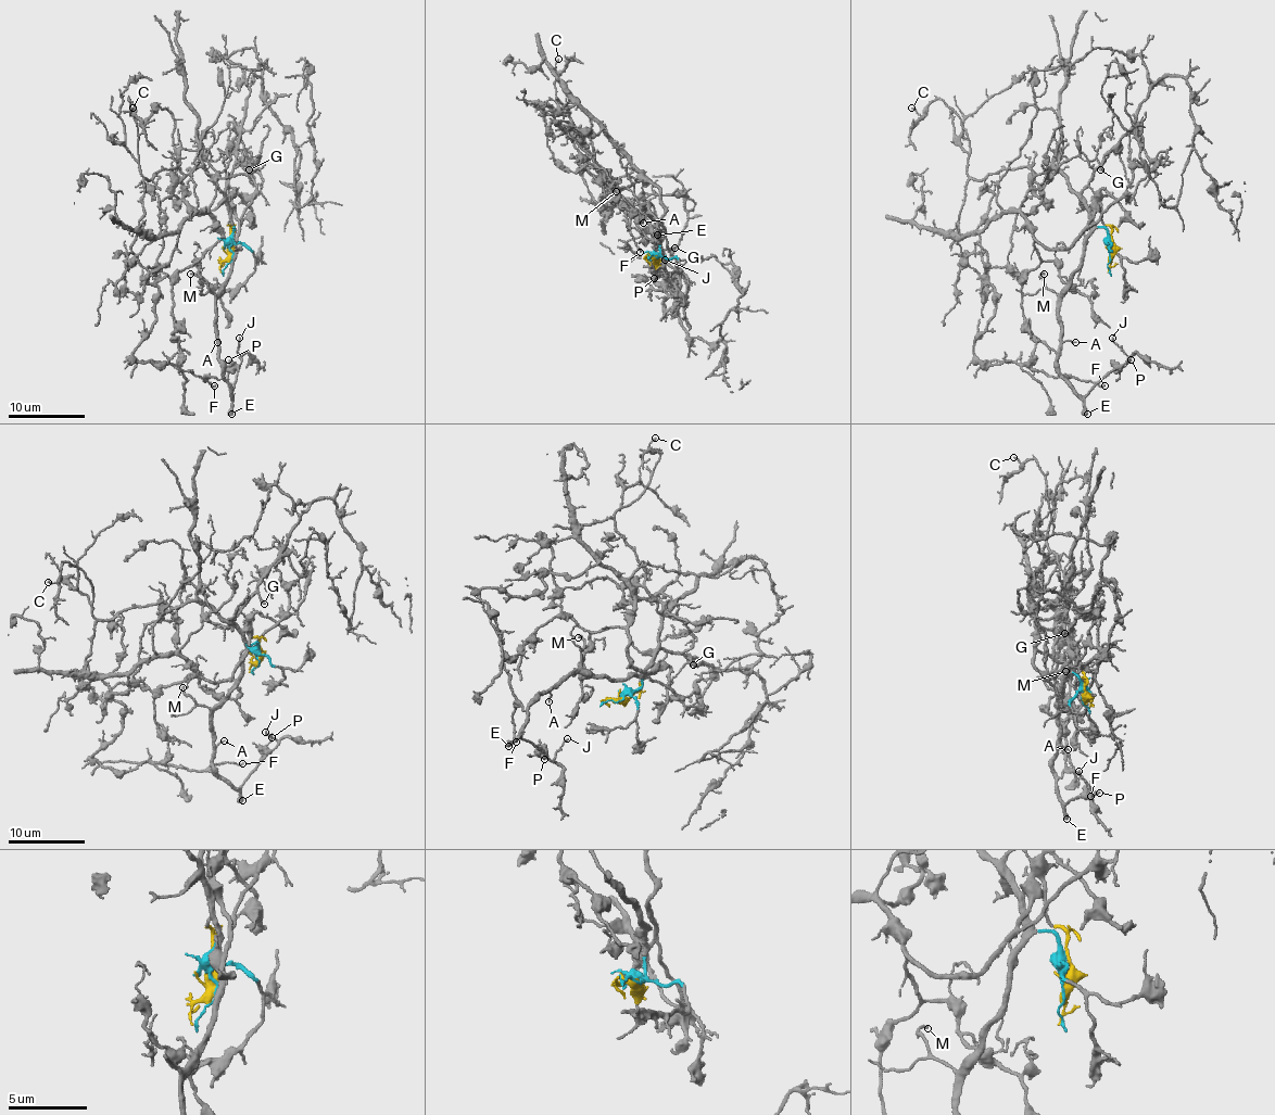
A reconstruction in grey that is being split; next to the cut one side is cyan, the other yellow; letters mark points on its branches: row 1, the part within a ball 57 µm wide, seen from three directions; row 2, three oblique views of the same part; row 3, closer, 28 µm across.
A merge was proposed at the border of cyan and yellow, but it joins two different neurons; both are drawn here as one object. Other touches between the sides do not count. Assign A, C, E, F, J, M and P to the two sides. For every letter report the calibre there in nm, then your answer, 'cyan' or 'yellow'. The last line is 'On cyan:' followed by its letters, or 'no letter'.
A: calibre 120 nm; cyan
C: calibre 120 nm; cyan
E: calibre 500 nm; cyan
F: calibre 150 nm; cyan
J: calibre 130 nm; cyan
M: calibre 160 nm; cyan
P: calibre 150 nm; cyan
On cyan: A, C, E, F, J, M, P

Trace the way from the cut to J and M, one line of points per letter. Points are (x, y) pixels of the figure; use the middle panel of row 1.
J: (656, 257), (659, 235), (658, 225), (642, 210), (646, 203), (658, 226), (667, 273), (664, 273), (666, 258)
M: (656, 257), (659, 245), (658, 225), (626, 187), (616, 192)

